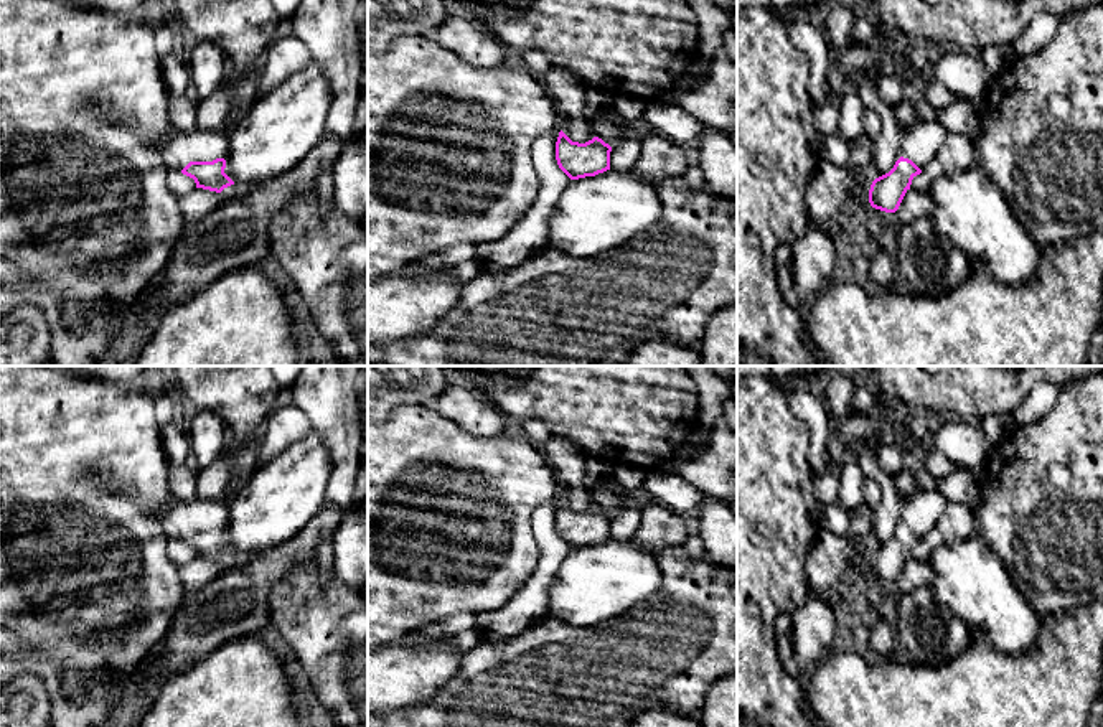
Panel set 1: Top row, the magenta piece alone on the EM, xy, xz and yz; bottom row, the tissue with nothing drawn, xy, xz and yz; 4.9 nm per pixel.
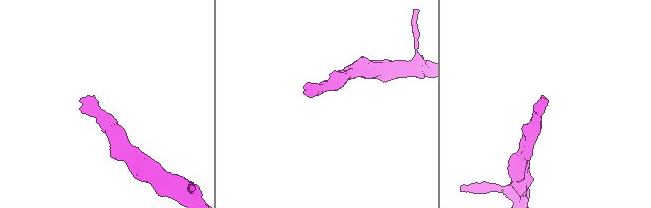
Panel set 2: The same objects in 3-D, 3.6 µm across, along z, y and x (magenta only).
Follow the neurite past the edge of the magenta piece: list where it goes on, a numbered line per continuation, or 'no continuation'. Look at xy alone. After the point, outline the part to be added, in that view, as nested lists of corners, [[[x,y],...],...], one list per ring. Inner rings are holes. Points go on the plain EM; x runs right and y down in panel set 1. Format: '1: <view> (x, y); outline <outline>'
1: xy (180, 516); outline [[[199,495],[190,500],[171,496],[157,511],[163,516],[163,531],[170,542],[181,542],[190,531],[213,531],[224,528],[229,498],[204,500]]]

